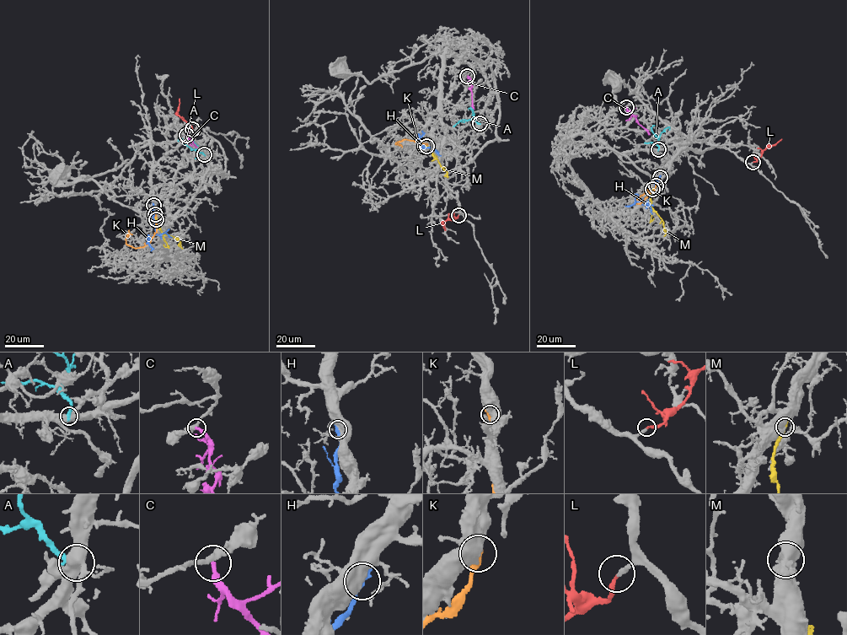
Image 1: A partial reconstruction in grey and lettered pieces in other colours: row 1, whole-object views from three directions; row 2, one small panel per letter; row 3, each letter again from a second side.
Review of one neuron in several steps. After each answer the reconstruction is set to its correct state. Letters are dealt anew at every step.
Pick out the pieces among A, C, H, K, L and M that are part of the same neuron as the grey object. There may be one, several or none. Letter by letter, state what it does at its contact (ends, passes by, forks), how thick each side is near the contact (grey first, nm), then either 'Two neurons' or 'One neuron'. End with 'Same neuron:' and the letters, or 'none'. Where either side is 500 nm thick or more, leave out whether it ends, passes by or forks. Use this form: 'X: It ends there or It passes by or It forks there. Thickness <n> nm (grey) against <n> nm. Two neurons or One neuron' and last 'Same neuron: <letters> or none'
A: It ends there. Thickness 480 nm (grey) against 300 nm. Two neurons
C: It ends there. Thickness 360 nm (grey) against 280 nm. Two neurons
H: Thickness 750 nm (grey) against 400 nm. Two neurons
K: Thickness 750 nm (grey) against 480 nm. Two neurons
L: It ends there. Thickness 240 nm (grey) against 180 nm. One neuron
M: Thickness 750 nm (grey) against 340 nm. Two neurons
Same neuron: L

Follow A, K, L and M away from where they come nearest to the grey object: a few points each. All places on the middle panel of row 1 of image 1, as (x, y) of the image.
A: (479, 124), (474, 120), (462, 120), (454, 126)
K: (426, 146), (426, 143), (406, 139), (395, 143), (402, 147)
L: (458, 215), (442, 223), (445, 230)
M: (426, 145), (447, 171), (447, 175), (444, 176)

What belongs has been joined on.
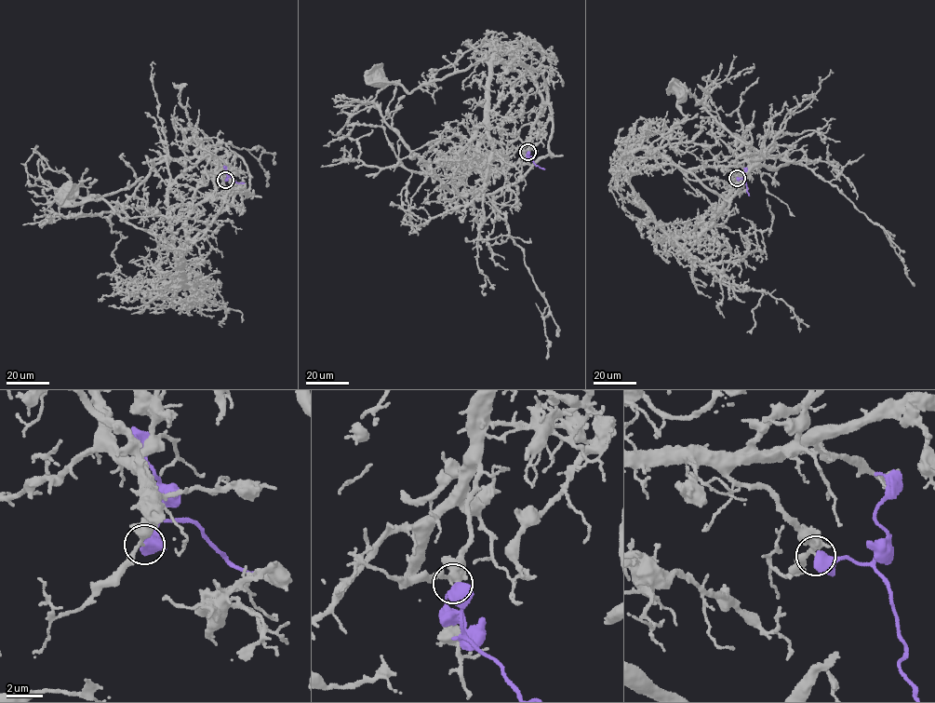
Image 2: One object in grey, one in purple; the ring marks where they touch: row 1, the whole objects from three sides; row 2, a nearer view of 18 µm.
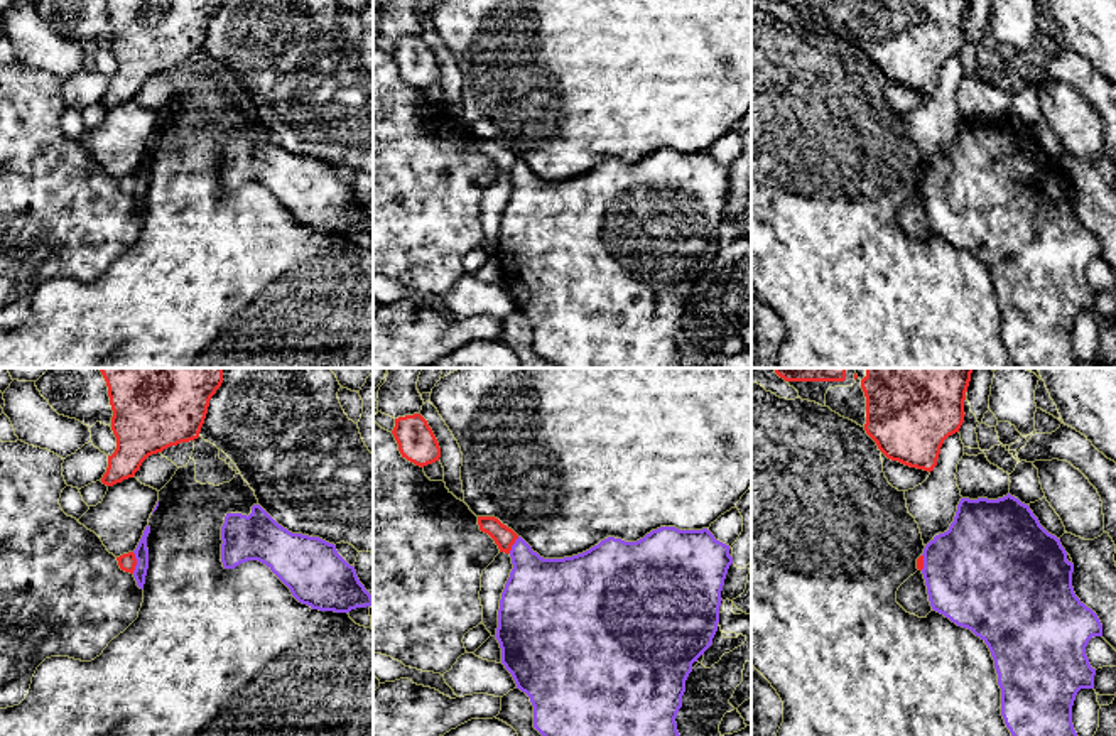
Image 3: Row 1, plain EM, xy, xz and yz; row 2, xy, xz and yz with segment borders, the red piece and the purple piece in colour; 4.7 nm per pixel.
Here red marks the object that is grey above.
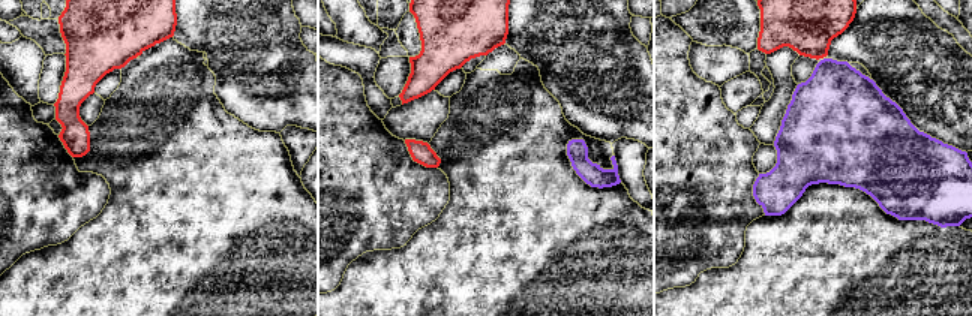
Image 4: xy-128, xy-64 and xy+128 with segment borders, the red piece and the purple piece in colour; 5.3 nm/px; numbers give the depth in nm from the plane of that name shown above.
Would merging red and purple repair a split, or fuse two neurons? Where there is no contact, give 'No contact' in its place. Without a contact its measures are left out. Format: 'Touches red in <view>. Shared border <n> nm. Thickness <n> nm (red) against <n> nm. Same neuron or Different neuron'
Touches red in xy. Shared border 100 nm. Thickness 90 nm (red) against 70 nm. Different neuron

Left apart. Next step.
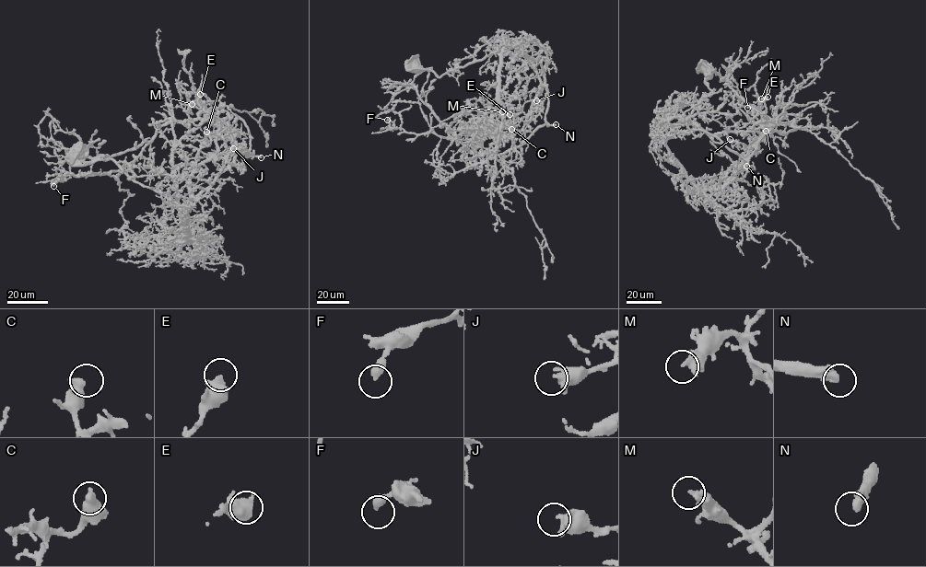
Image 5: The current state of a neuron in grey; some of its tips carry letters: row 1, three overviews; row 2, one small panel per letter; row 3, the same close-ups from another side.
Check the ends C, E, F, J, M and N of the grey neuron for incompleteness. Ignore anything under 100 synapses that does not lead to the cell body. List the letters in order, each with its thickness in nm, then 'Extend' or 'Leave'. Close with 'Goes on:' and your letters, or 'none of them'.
C: Thickness 480 nm. Leave
E: Thickness 550 nm. Leave
F: Thickness 360 nm. Leave
J: Thickness 500 nm. Leave
M: Thickness 480 nm. Leave
N: Thickness 420 nm. Extend
Goes on: N

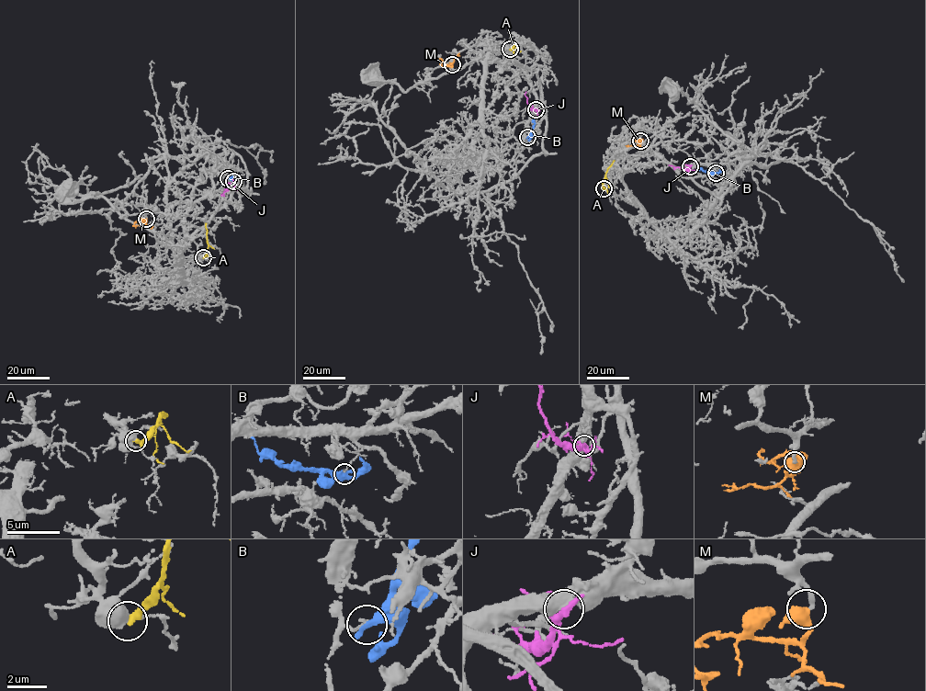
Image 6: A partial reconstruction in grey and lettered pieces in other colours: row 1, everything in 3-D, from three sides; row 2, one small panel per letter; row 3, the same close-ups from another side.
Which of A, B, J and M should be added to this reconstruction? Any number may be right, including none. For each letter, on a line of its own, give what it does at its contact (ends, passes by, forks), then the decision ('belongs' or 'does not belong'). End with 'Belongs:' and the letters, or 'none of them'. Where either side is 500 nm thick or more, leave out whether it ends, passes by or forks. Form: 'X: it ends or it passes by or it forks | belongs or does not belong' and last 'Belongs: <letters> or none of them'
A: does not belong
B: it ends | does not belong
J: does not belong
M: belongs
Belongs: M

